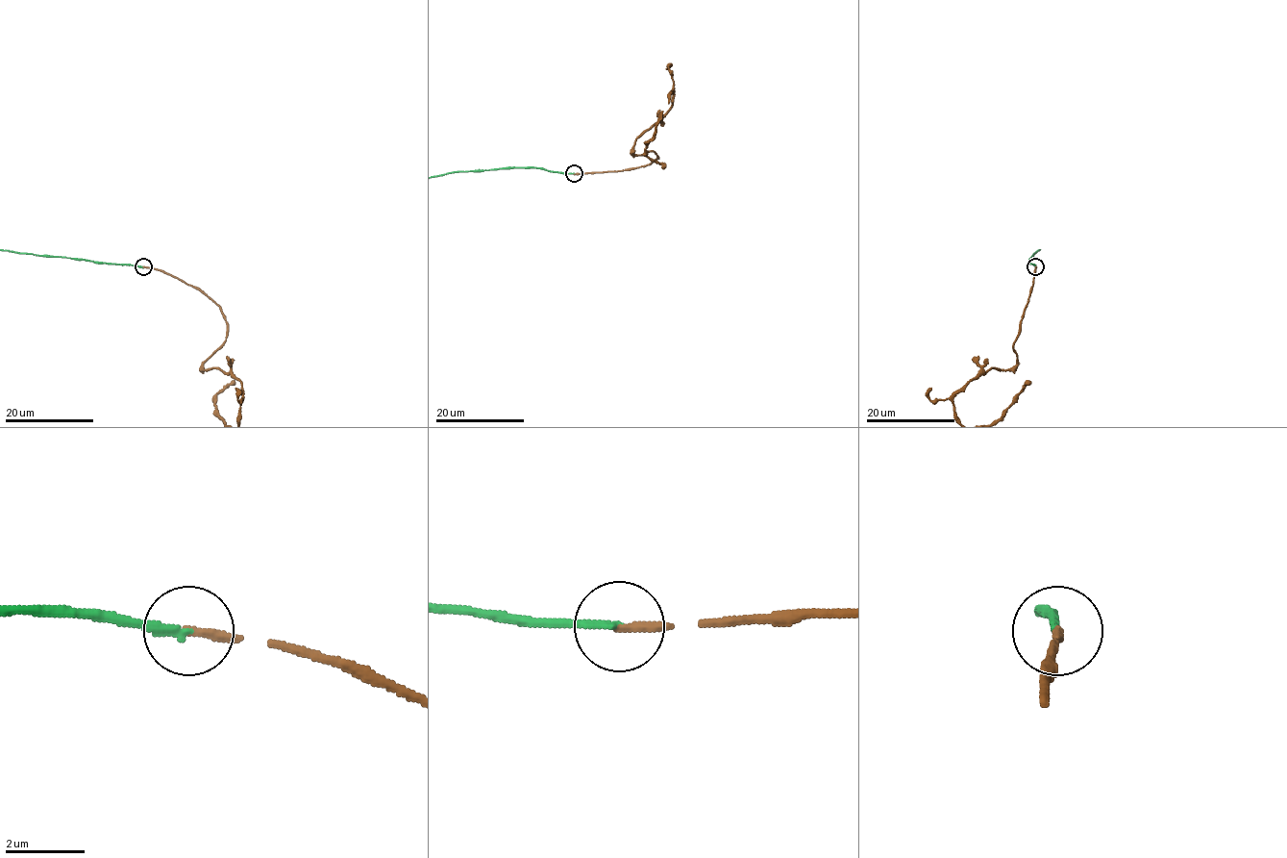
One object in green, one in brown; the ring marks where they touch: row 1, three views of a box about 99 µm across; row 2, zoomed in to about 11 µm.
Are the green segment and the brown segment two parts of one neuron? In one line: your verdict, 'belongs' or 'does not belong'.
belongs

